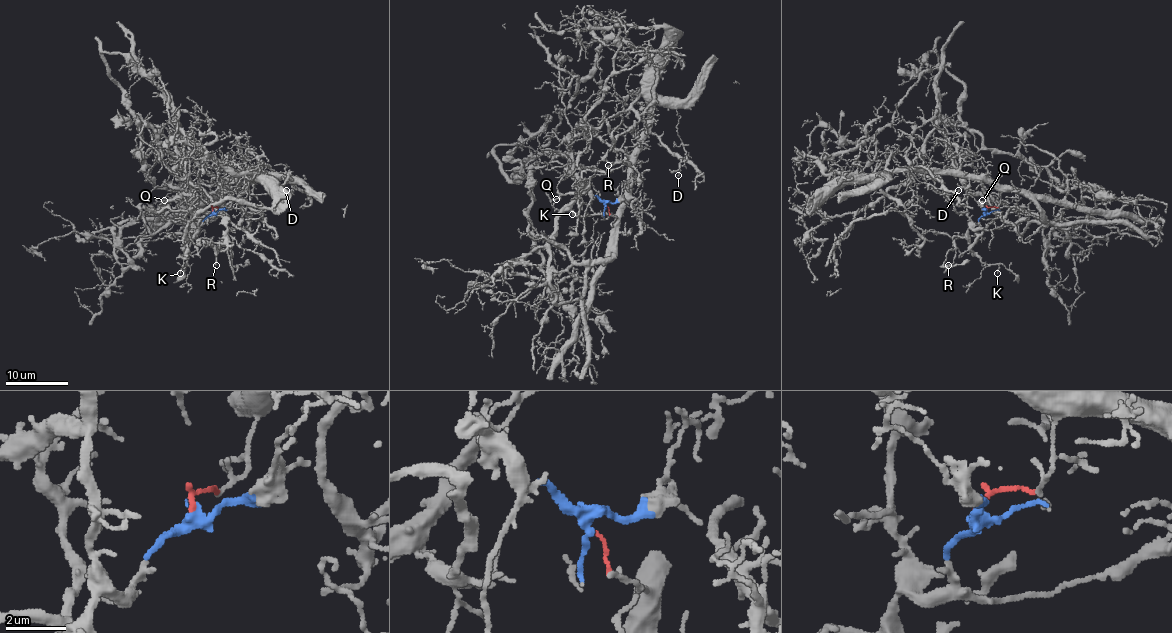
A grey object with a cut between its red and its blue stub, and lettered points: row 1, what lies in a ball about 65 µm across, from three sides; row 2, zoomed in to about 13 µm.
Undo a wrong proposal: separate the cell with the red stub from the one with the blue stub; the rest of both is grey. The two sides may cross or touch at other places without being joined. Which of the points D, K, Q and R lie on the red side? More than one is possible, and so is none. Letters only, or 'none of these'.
D

